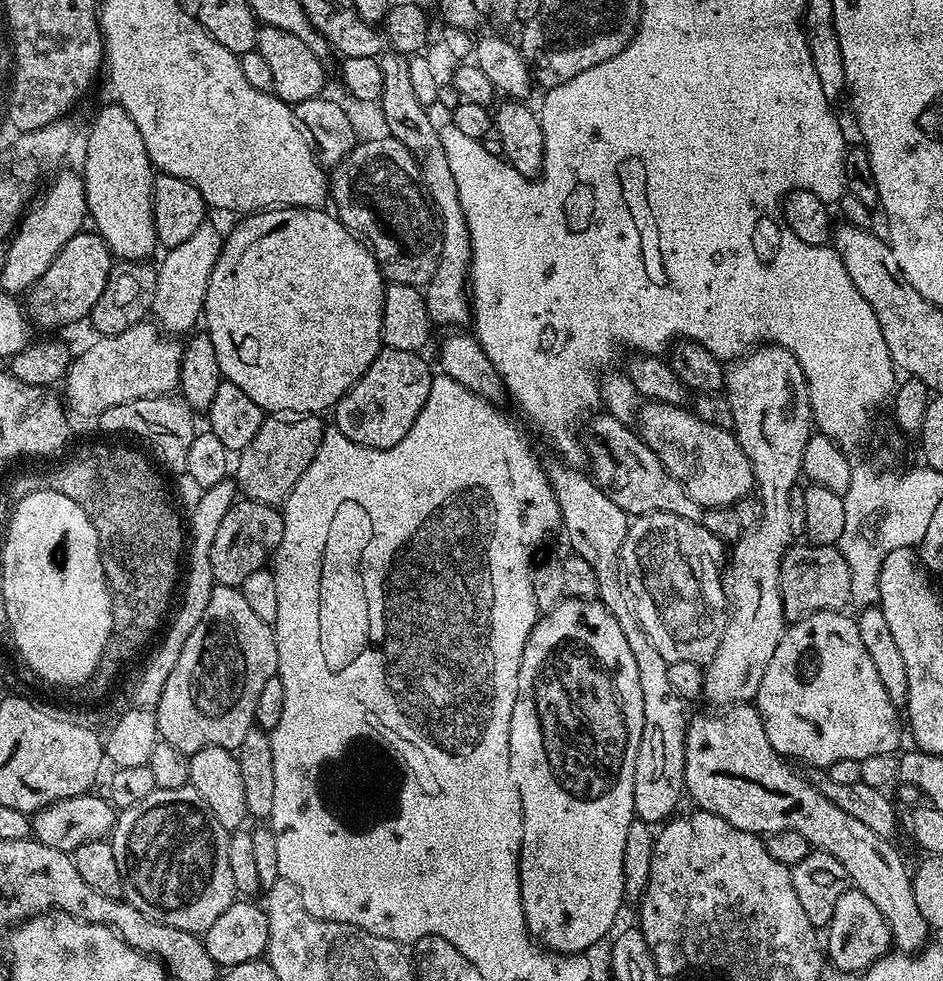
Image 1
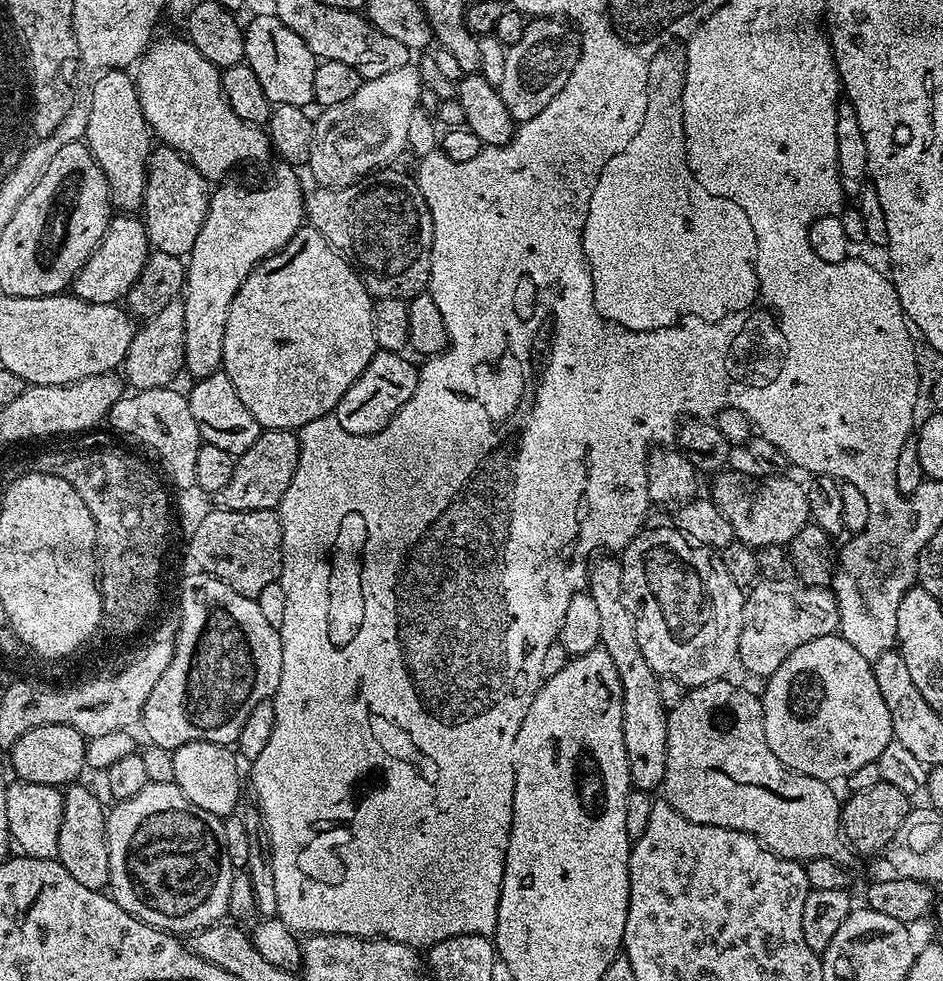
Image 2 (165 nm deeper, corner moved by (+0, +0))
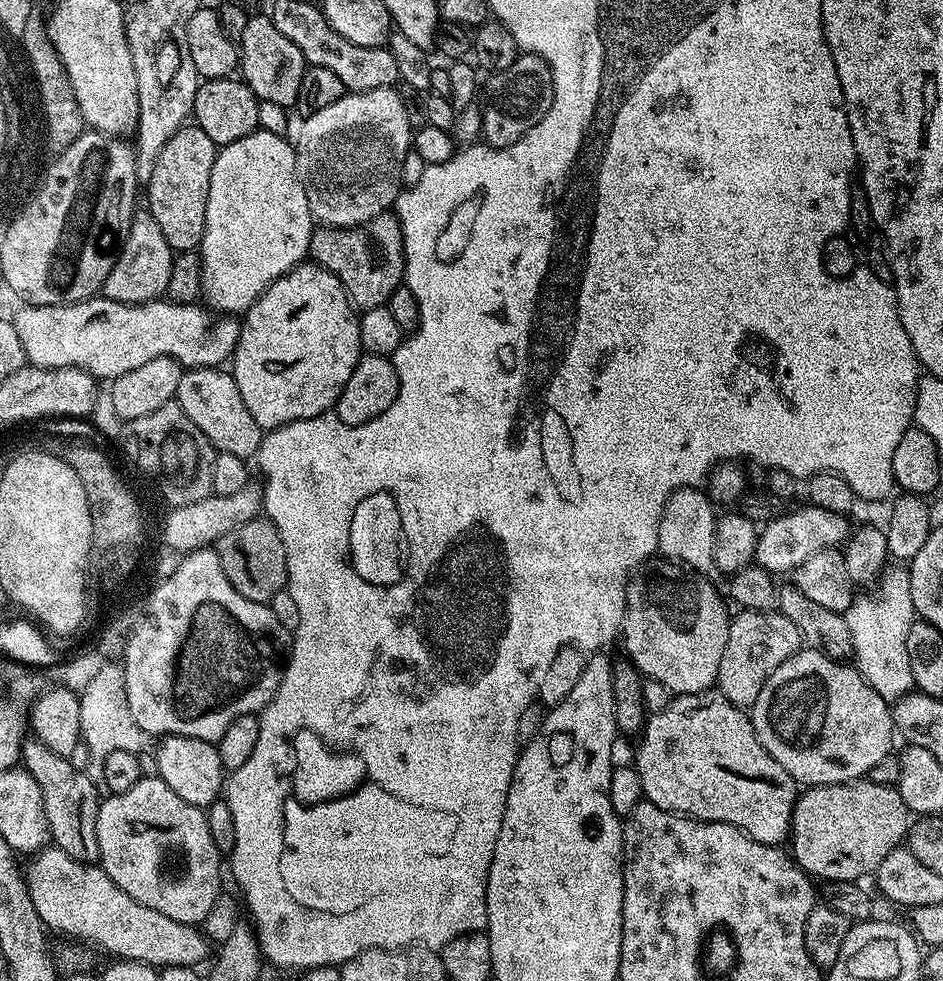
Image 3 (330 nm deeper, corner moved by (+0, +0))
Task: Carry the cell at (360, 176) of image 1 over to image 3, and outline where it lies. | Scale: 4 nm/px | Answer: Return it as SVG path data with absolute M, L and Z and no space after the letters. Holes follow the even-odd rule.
M391 211L353 228L320 226L310 238L308 256L321 264L344 287L357 309L385 307L404 279L404 246L400 243L400 222Z

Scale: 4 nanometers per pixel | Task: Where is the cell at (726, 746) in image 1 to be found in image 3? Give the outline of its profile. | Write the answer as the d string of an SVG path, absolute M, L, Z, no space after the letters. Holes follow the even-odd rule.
M718 690L695 692L685 696L677 695L668 703L666 710L653 712L645 719L644 727L639 733L638 739L640 739L640 745L636 748L634 767L638 778L642 778L642 790L644 791L644 800L647 803L658 806L667 812L678 812L681 816L690 816L693 820L709 820L719 824L729 824L735 828L742 829L747 836L763 844L780 846L789 839L792 830L792 811L796 805L796 797L798 795L798 781L789 772L782 770L782 766L778 766L778 762L774 757L764 749L762 742L758 742L751 715L745 709L731 704Z

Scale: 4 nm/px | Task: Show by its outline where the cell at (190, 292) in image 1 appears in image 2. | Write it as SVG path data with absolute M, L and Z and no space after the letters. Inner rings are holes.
M177 298L165 306L159 314L147 317L137 327L130 342L128 356L122 365L122 376L133 389L167 388L184 368L184 331L186 330L186 310L183 299Z

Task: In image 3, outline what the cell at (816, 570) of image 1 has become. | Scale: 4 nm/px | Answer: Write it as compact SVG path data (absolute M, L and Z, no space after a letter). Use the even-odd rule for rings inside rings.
M737 611L731 617L726 650L722 650L722 662L718 666L718 691L734 706L750 708L756 703L770 674L802 645L798 628L779 612Z

